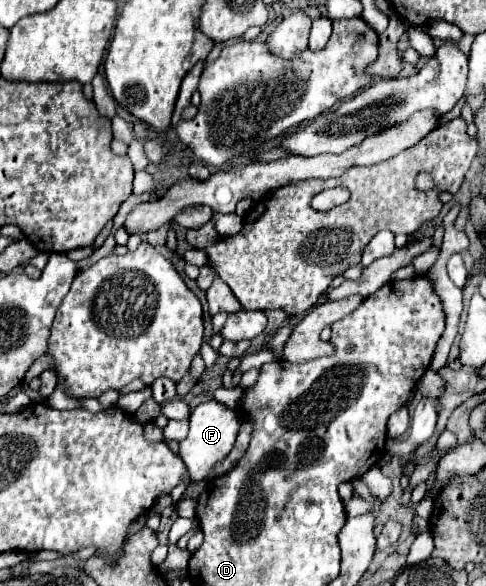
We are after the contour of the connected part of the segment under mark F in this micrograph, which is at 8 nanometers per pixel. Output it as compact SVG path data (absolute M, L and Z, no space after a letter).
M207 400L191 412L189 436L183 442L179 442L179 456L183 458L193 482L201 482L201 480L211 478L213 468L217 464L221 464L227 458L227 454L231 452L235 438L239 434L239 426L241 426L239 412L227 408L225 404L221 404L217 400Z

